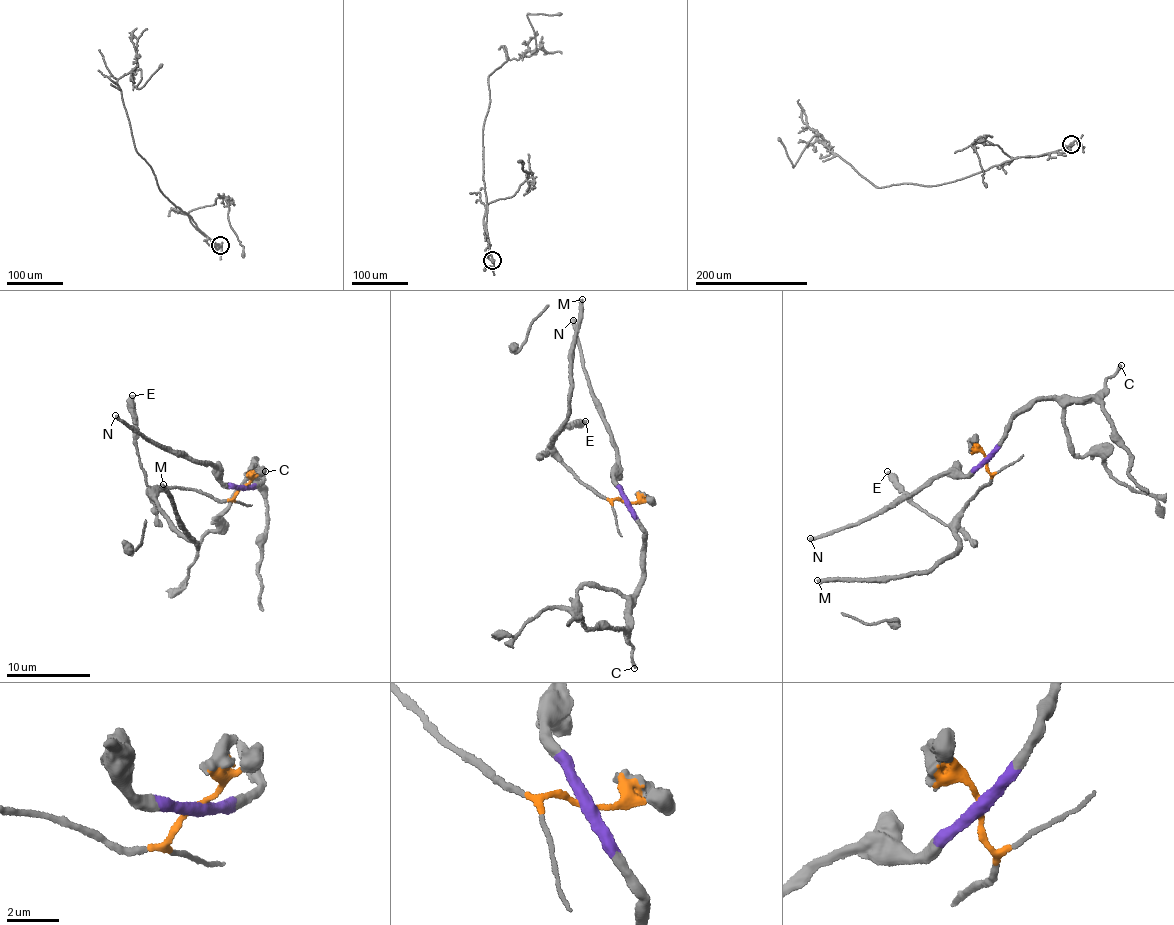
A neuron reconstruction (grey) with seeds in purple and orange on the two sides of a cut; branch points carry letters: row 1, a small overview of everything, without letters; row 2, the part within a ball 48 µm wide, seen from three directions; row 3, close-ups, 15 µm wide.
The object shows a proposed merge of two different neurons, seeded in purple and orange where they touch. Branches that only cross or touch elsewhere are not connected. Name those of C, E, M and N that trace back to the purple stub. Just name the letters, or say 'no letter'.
C, N

